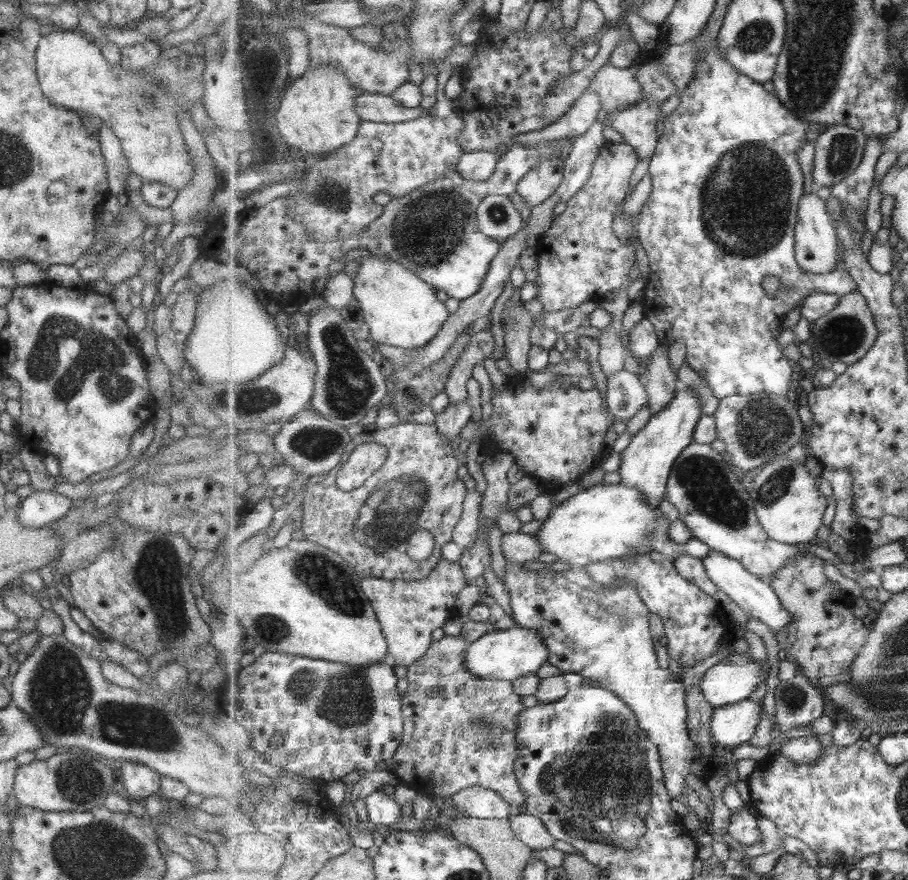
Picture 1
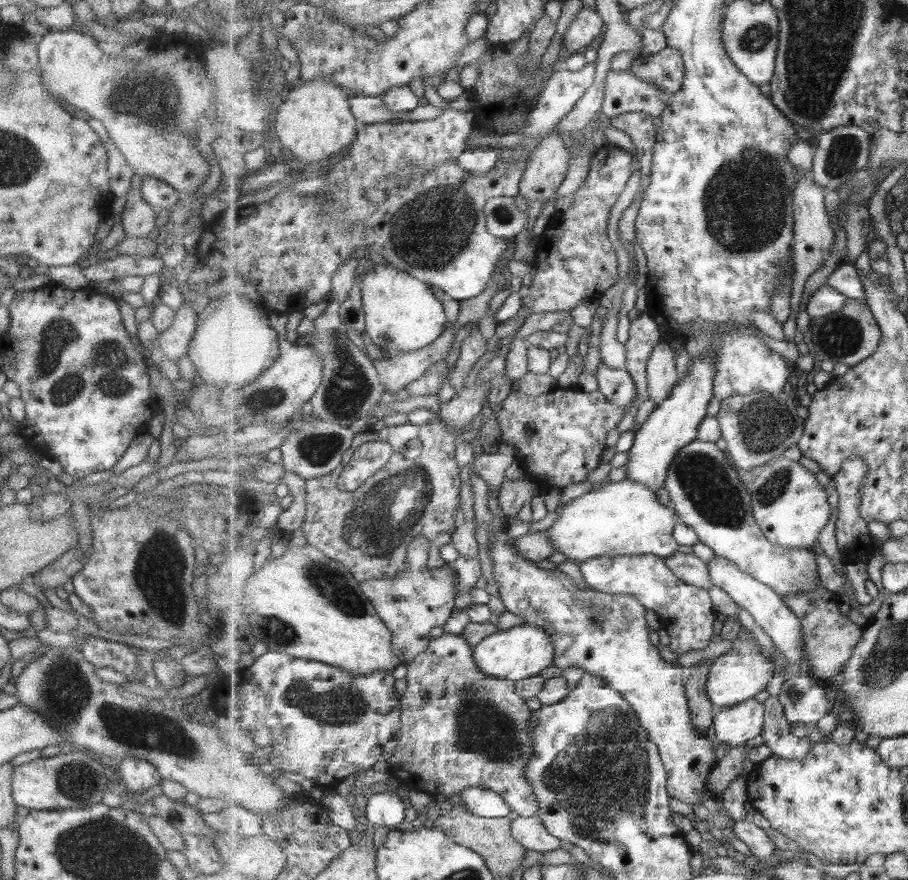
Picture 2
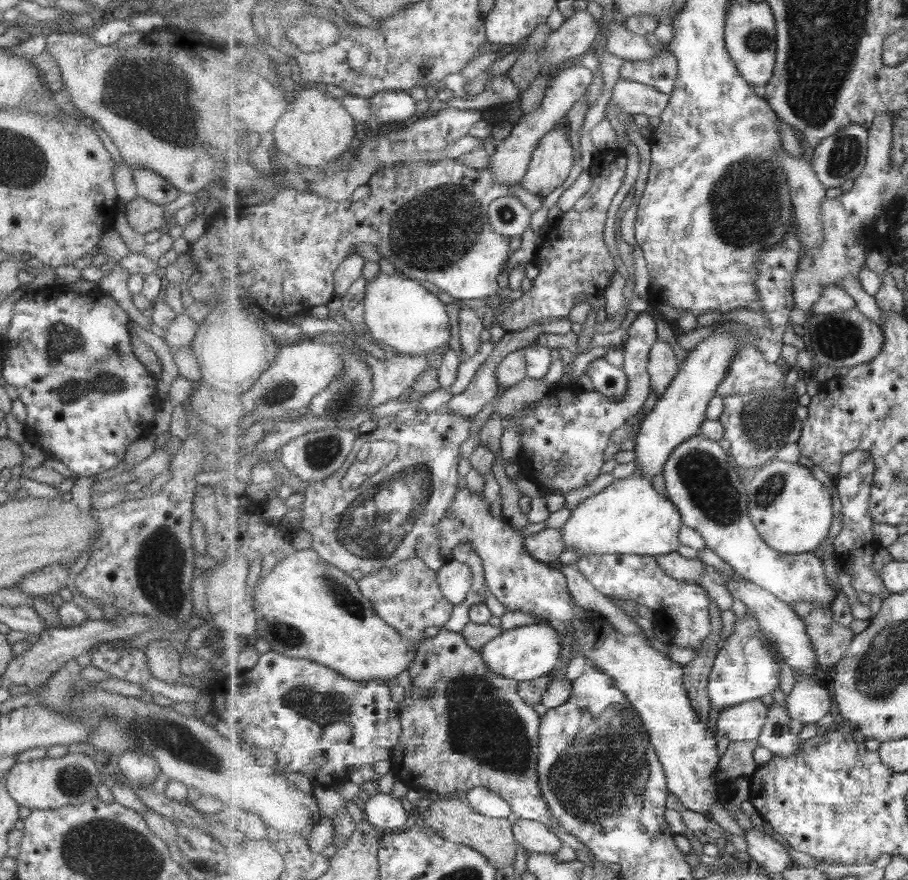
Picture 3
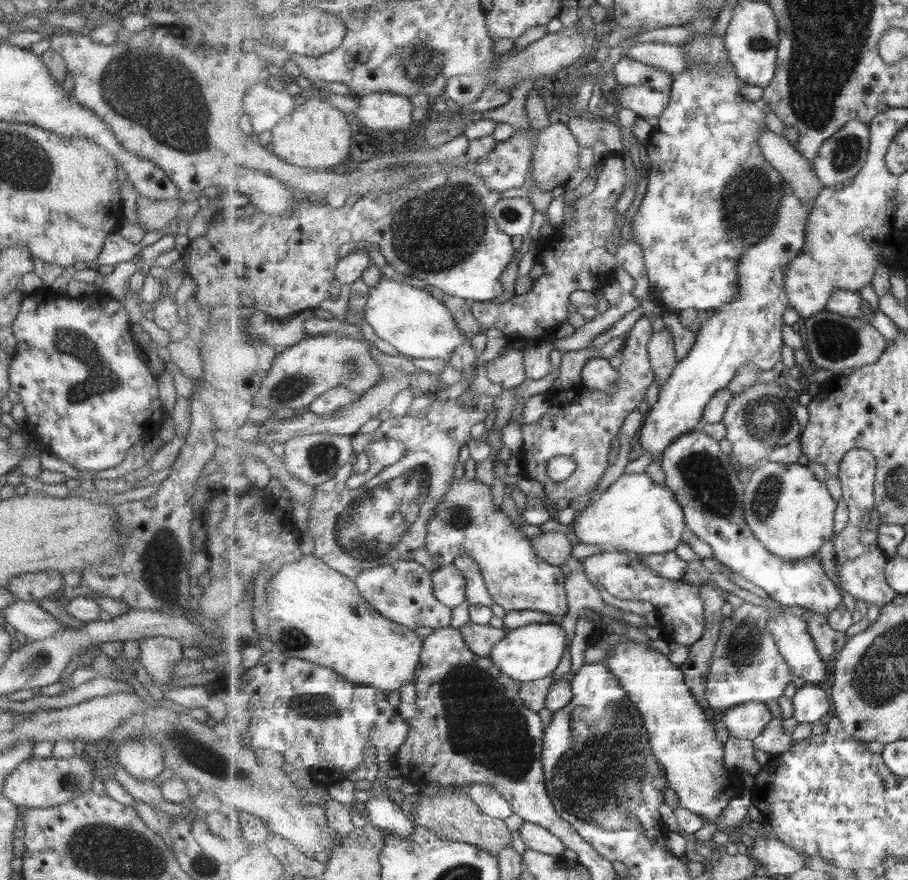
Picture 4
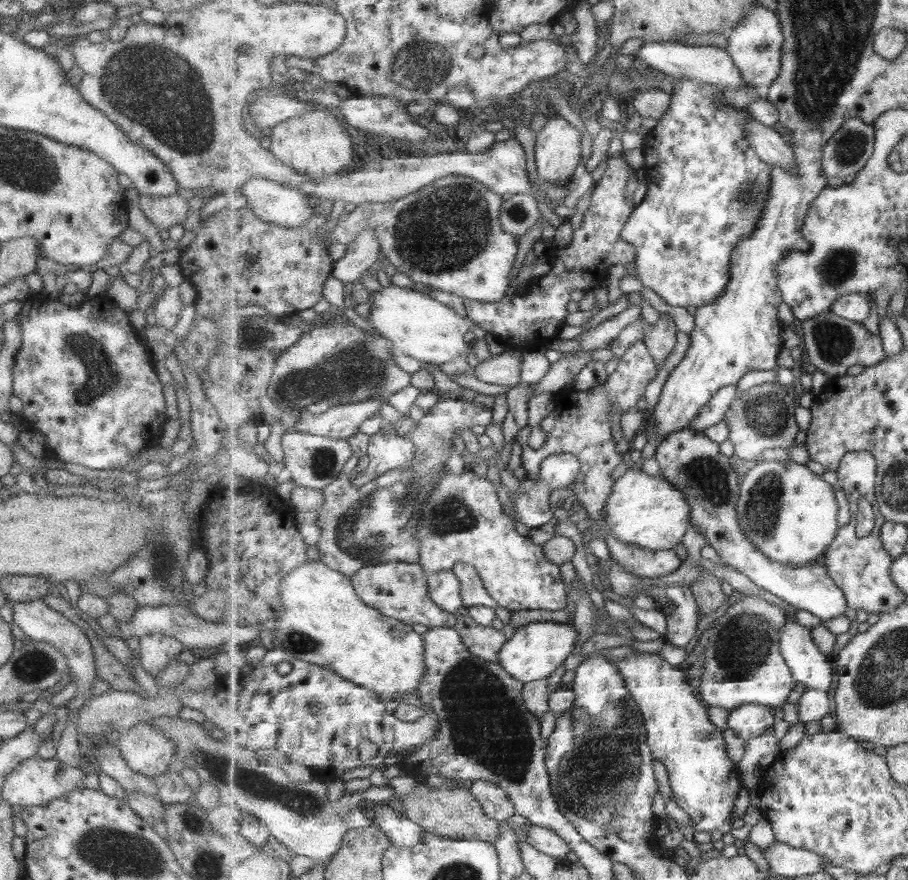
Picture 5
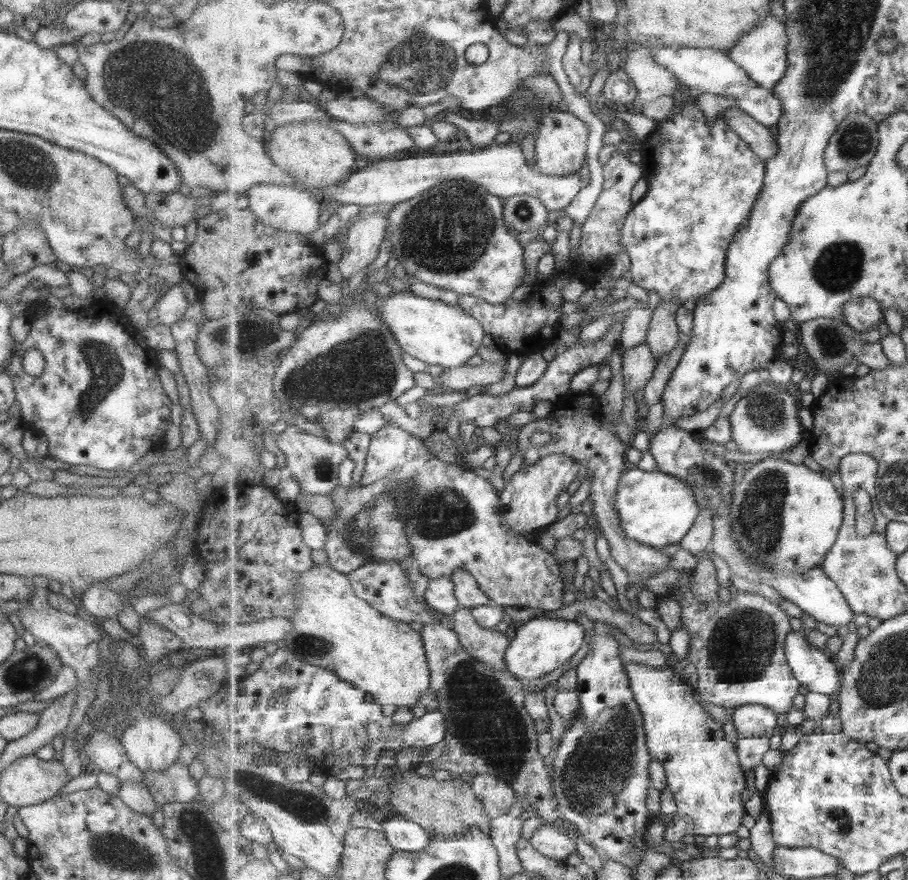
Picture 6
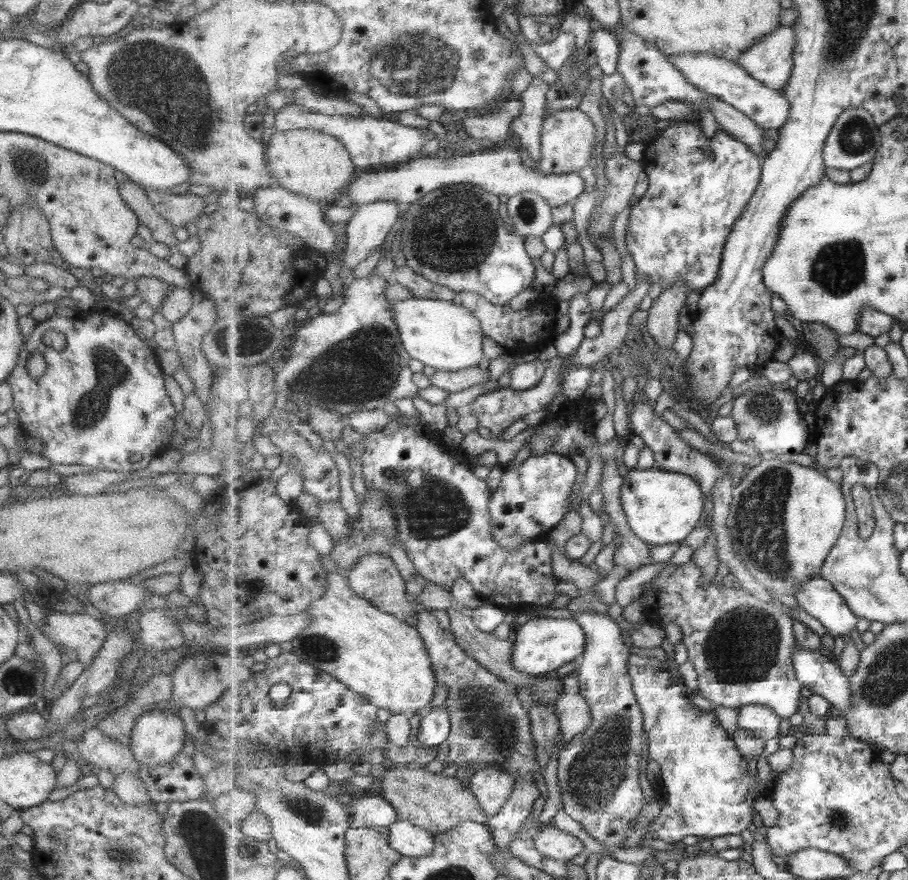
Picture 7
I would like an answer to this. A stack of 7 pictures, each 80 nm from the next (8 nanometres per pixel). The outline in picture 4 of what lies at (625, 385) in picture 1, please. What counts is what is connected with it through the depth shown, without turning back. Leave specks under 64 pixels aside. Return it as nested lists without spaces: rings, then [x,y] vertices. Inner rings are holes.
[[[590,358],[580,370],[579,387],[603,390],[603,392],[611,394],[616,390],[619,377],[618,369],[610,366],[605,358]]]

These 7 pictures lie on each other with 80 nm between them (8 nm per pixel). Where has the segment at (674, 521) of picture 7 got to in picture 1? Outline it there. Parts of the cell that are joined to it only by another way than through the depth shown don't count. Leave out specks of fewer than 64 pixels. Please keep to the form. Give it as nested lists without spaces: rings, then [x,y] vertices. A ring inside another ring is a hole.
[[[622,483],[598,484],[557,504],[535,536],[544,552],[554,554],[558,561],[572,568],[587,568],[591,564],[625,558],[641,550],[657,551],[675,562],[689,550],[687,544],[678,544],[671,539],[671,524],[665,514],[647,503],[647,495],[643,495],[643,491]]]

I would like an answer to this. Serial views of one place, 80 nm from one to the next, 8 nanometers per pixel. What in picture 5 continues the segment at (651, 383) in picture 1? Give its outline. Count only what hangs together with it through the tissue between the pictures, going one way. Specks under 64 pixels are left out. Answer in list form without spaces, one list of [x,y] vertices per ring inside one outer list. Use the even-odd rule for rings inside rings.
[[[661,315],[659,322],[655,326],[650,326],[644,336],[644,341],[658,366],[663,366],[667,362],[667,358],[673,354],[675,344],[677,344],[678,330],[671,315]]]

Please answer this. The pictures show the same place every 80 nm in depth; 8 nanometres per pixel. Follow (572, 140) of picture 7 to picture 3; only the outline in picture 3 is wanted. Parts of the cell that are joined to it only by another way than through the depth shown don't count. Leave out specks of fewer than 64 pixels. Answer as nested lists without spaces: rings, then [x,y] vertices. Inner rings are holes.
[[[564,123],[545,134],[529,164],[527,175],[521,182],[522,188],[538,197],[549,196],[565,184],[575,164],[575,150],[569,140]]]

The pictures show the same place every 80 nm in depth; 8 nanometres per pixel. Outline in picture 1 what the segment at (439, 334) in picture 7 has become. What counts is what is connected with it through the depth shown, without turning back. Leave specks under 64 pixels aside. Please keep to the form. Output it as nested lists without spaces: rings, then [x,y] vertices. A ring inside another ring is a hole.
[[[373,254],[370,257],[358,259],[360,266],[355,278],[354,298],[359,301],[366,323],[370,325],[373,343],[381,343],[404,349],[419,349],[427,346],[435,335],[443,328],[450,317],[444,302],[437,298],[437,292],[431,283],[419,278],[402,263],[385,255]]]

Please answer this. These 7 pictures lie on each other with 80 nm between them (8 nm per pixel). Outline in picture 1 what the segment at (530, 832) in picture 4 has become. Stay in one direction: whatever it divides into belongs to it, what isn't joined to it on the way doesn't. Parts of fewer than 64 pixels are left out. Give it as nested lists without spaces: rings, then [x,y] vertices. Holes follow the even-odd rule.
[[[526,812],[509,816],[509,819],[517,838],[527,843],[527,846],[530,846],[533,850],[551,848],[555,844],[556,838],[550,833],[542,819]]]

